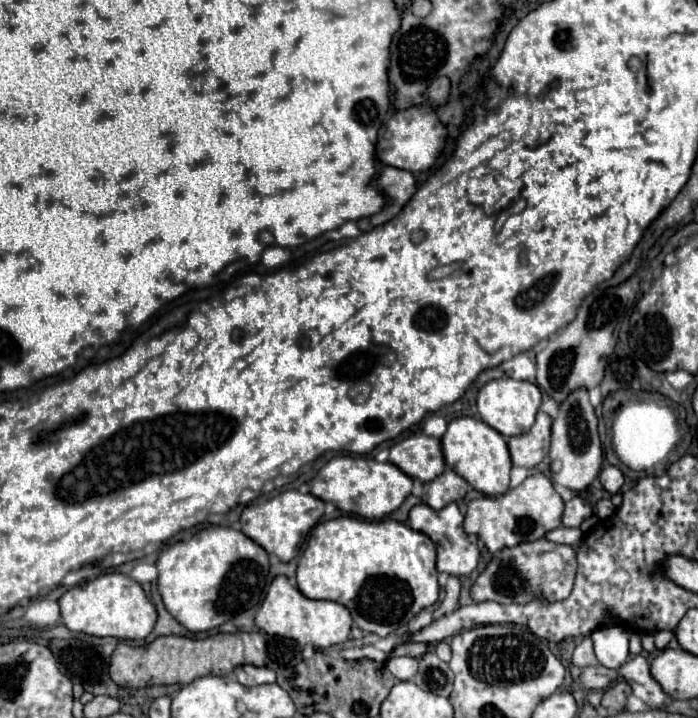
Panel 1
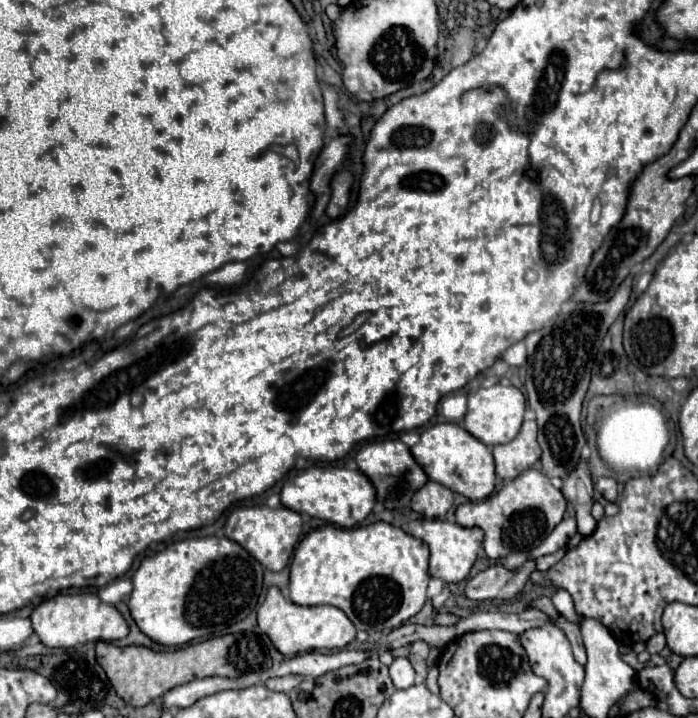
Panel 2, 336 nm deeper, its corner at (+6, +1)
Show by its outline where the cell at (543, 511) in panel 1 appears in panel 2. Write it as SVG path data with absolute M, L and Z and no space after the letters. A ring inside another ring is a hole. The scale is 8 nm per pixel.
M527 469L519 477L505 481L503 489L483 501L469 501L457 507L455 517L463 527L481 527L485 533L483 549L487 557L501 559L513 551L533 551L563 519L567 501L563 493L551 485L549 477L537 469Z

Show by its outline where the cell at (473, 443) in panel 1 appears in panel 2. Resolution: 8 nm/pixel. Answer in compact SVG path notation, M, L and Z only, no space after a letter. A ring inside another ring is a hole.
M437 423L425 429L421 433L421 441L411 447L411 453L423 471L427 471L429 479L443 483L451 491L461 493L473 501L489 497L495 489L495 461L491 449L455 423Z

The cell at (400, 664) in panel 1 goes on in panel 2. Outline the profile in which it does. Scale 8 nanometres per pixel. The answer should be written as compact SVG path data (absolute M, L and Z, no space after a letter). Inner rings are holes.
M395 657L395 661L389 665L389 673L397 689L407 689L415 683L415 669L407 657Z

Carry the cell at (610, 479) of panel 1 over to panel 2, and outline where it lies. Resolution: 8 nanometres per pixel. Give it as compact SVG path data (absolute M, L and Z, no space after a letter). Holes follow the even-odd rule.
M599 477L595 481L595 489L607 499L607 501L615 501L617 499L617 481L611 477Z

